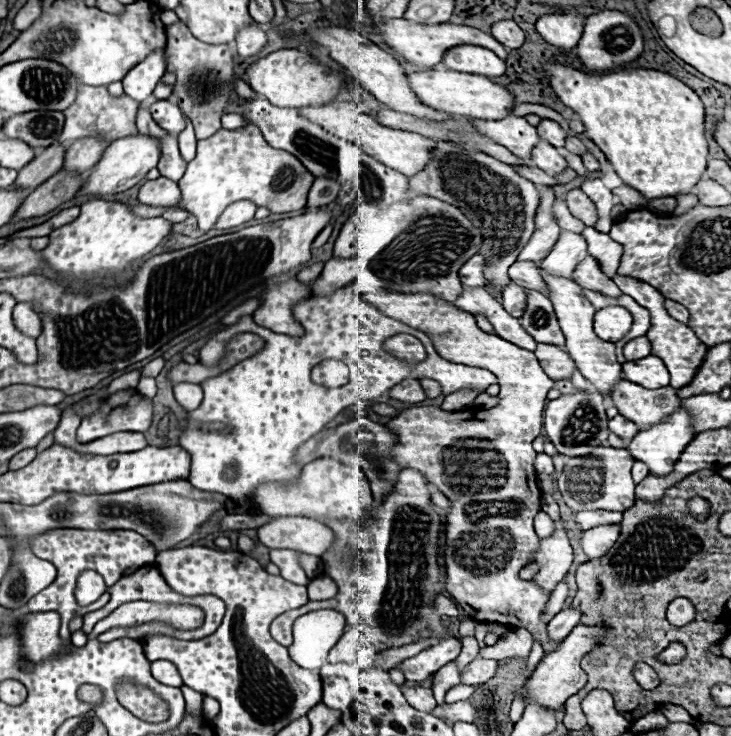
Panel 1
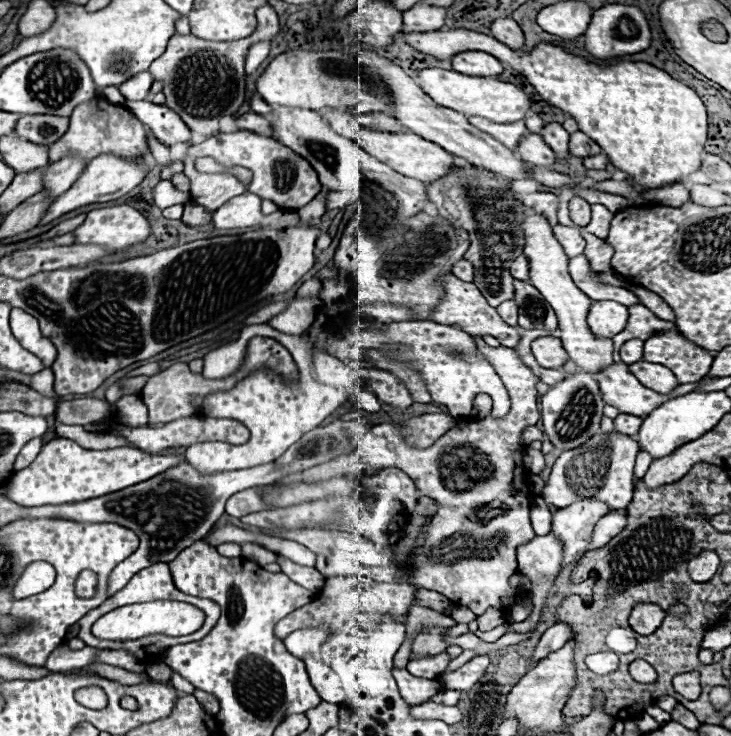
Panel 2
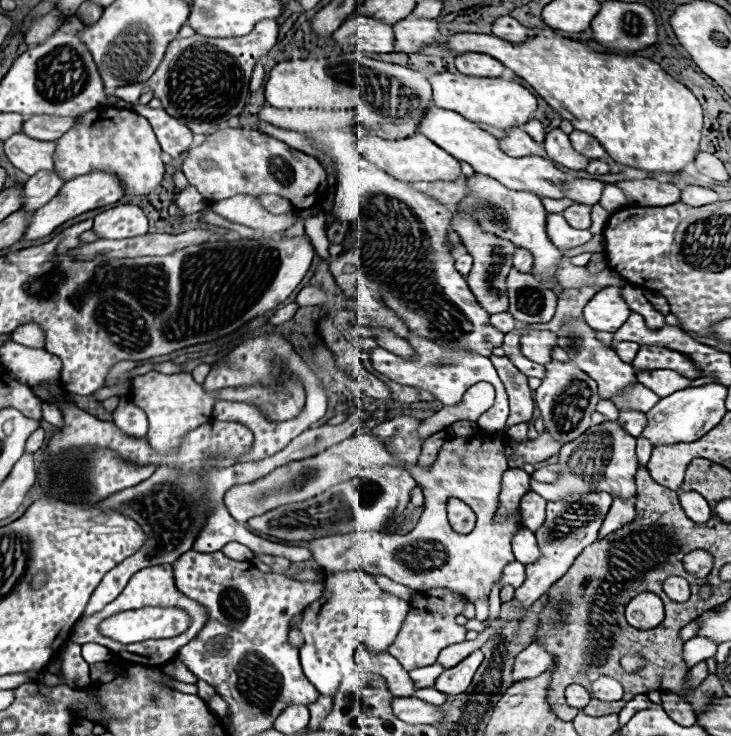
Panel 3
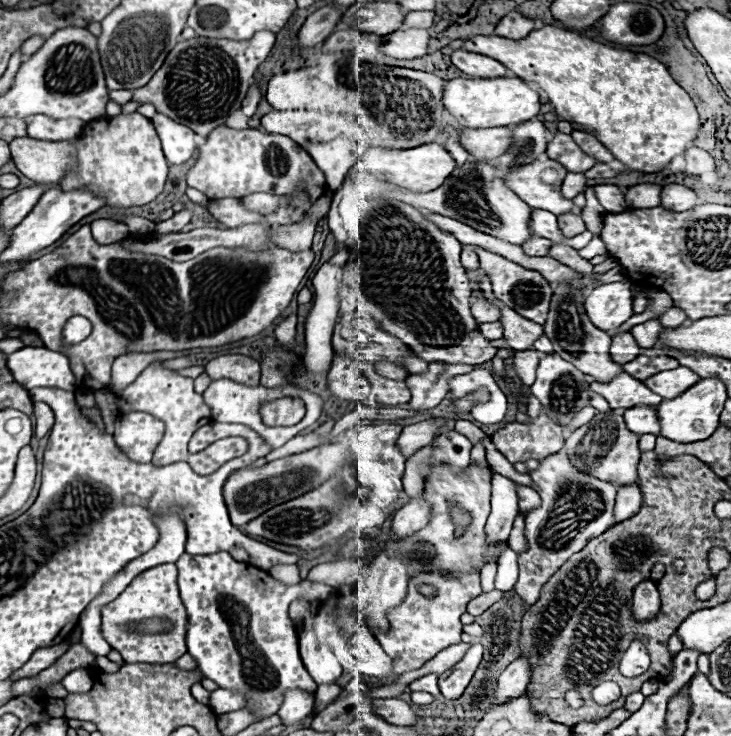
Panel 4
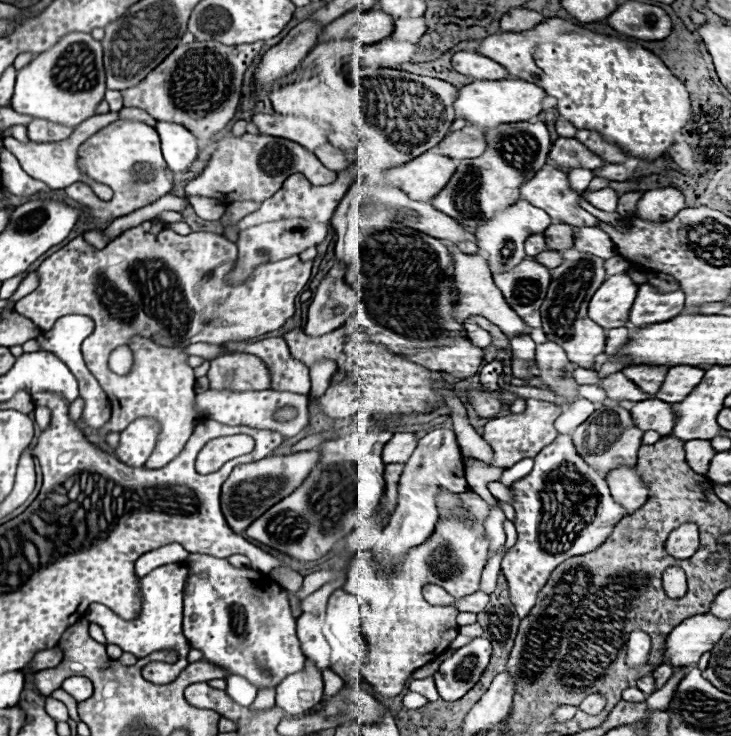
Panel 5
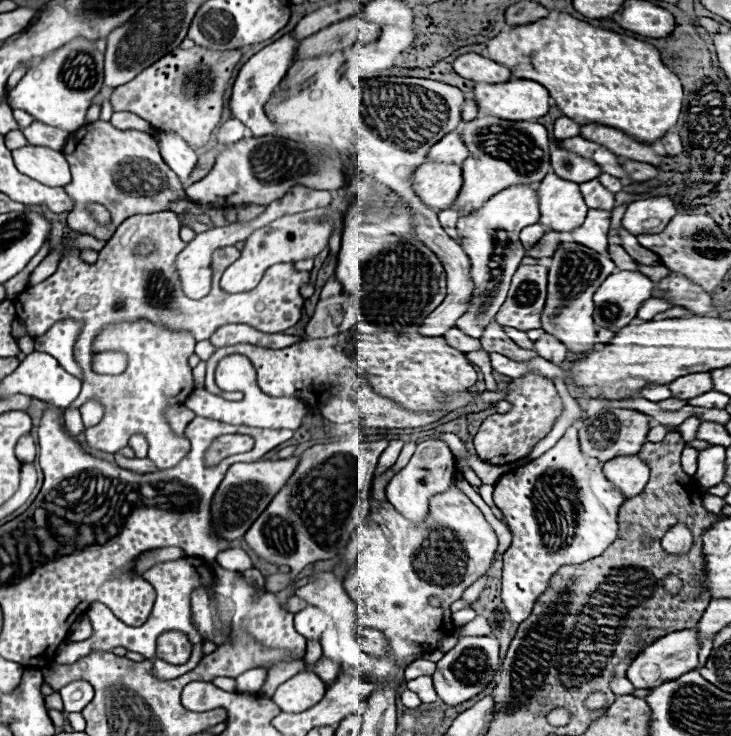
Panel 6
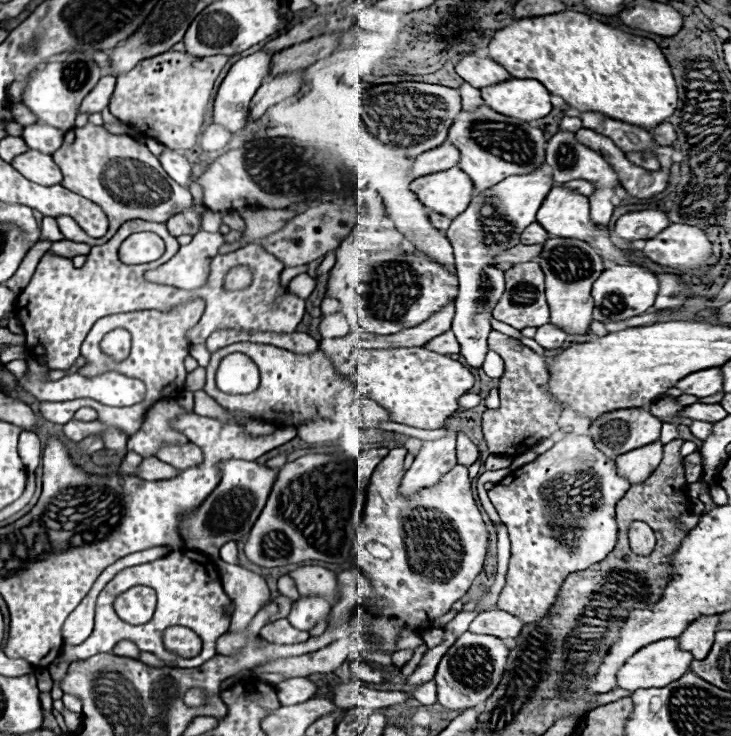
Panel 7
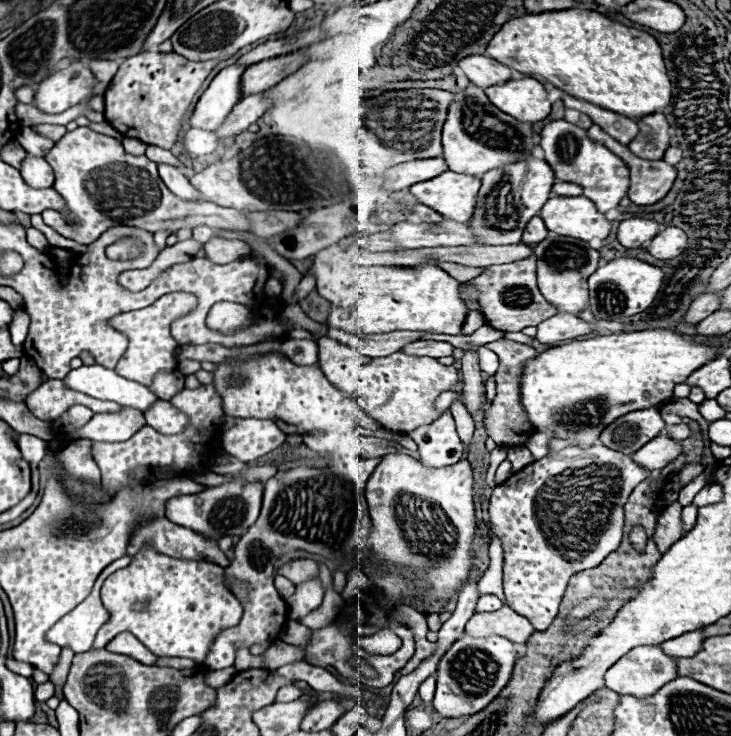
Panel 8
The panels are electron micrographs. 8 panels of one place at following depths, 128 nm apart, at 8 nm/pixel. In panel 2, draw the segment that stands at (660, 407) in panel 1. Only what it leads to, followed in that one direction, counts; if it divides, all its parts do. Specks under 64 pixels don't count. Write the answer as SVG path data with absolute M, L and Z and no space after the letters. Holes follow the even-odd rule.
M614 362L612 368L604 370L604 372L596 372L594 376L600 384L600 392L606 404L618 408L624 414L632 414L632 416L648 416L648 412L652 412L654 408L658 408L664 400L670 400L672 396L682 396L686 392L692 392L700 386L700 382L692 382L692 384L680 384L672 394L662 396L646 386L642 386L636 376L632 376L628 372L628 366L624 362Z

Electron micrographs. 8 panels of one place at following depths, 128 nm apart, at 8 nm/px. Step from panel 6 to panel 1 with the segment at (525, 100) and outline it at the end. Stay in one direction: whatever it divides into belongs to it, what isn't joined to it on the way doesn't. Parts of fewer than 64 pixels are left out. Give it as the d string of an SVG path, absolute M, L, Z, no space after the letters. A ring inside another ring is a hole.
M428 68L422 72L408 74L408 82L412 92L424 104L454 116L500 120L500 118L508 118L508 114L512 114L512 108L516 106L512 92L506 92L504 86L492 82L488 77L476 76L476 74L464 74L464 72L454 72L446 68Z

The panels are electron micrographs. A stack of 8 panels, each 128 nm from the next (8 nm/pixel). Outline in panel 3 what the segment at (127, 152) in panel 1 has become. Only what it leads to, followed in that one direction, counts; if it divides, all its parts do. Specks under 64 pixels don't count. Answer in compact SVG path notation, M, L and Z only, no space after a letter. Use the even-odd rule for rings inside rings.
M90 172L86 176L78 176L78 178L70 180L70 182L66 182L64 188L60 188L60 192L48 204L44 204L44 208L38 208L28 218L28 228L26 228L24 240L38 240L38 238L50 236L60 224L64 224L64 222L68 222L68 220L72 220L72 218L88 212L88 210L96 210L100 206L114 204L122 196L124 196L122 186L120 186L118 178L112 176L112 174L106 174L106 172Z

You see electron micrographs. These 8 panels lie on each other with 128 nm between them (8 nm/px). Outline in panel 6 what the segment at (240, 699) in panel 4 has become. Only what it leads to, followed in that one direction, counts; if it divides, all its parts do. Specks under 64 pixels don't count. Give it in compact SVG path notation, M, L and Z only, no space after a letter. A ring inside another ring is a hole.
M254 668L254 670L248 670L248 672L240 674L236 678L236 684L238 684L236 692L240 692L240 694L256 694L264 686L266 676L268 676L268 672L262 670L262 668Z

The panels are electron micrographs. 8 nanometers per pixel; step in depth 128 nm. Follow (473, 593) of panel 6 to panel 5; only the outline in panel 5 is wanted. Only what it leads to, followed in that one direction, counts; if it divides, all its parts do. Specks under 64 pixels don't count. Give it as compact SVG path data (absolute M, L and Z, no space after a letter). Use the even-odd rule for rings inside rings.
M504 546L498 548L498 552L488 560L484 572L482 572L482 580L480 580L480 592L486 592L486 594L492 594L494 588L496 588L496 576L500 572L500 560L502 560L502 554L504 554Z

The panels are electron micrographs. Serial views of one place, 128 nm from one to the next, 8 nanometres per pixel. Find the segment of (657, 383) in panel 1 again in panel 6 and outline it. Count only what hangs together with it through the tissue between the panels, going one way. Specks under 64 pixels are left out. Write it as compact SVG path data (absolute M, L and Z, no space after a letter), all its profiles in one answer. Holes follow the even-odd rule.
M710 372L686 374L686 376L676 378L672 384L668 384L668 388L672 390L674 398L690 400L694 396L700 396L700 394L712 390L712 376L710 376Z

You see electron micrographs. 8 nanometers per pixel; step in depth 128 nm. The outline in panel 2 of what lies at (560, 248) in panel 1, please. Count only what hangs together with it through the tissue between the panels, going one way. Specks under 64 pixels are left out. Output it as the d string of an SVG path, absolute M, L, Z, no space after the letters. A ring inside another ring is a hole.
M556 224L554 226L554 236L564 246L564 252L568 254L568 258L574 258L574 256L578 256L578 254L584 252L586 240L582 238L582 234L580 234L578 228Z

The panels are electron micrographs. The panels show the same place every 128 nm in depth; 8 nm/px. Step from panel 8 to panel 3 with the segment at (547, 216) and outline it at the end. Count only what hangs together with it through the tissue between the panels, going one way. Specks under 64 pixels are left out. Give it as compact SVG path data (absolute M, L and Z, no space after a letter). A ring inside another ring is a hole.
M432 106L420 126L418 132L428 136L434 144L438 144L440 148L444 148L448 154L456 156L456 160L460 162L468 162L476 172L486 174L494 180L498 180L500 184L504 184L510 190L528 190L532 194L536 194L538 198L564 198L564 190L562 186L570 180L574 180L572 174L562 172L552 160L548 158L540 158L540 156L522 156L522 158L512 158L506 156L500 148L498 148L498 140L488 134L486 130L478 128L474 122L466 120L464 116L460 116L458 112L450 112L450 110L442 110L438 106Z

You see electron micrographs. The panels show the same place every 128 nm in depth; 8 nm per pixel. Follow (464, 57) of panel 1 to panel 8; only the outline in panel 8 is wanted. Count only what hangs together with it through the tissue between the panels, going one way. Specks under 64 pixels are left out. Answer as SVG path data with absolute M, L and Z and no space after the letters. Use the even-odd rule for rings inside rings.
M484 54L468 56L468 58L460 60L458 66L464 70L468 80L480 88L502 84L512 78L512 70L508 66L496 62L494 58L488 58Z

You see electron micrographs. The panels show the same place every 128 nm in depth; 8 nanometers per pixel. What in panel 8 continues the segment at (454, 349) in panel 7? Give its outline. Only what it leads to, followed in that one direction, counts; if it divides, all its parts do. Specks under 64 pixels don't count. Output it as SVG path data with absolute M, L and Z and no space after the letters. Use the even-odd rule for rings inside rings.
M416 340L416 342L400 348L400 352L404 352L404 354L428 356L428 358L452 356L452 350L454 350L454 346L450 346L448 342L432 342L432 340Z

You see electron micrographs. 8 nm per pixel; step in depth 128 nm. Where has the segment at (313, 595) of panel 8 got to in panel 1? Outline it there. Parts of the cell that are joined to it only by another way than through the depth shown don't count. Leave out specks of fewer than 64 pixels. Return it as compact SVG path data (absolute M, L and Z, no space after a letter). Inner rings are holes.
M326 676L322 678L322 688L324 688L324 696L322 702L334 710L348 710L352 706L352 692L350 692L350 684L346 678L338 678L338 676Z

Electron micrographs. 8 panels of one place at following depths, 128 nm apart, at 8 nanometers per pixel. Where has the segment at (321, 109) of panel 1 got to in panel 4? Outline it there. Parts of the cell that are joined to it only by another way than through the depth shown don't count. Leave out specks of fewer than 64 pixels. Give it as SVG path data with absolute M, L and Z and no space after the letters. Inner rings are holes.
M436 142L422 144L420 148L408 148L408 150L388 150L388 148L370 148L360 158L368 172L372 172L376 178L384 182L392 182L396 186L402 186L410 192L430 192L436 190L444 180L452 174L452 168L456 168L454 158Z

